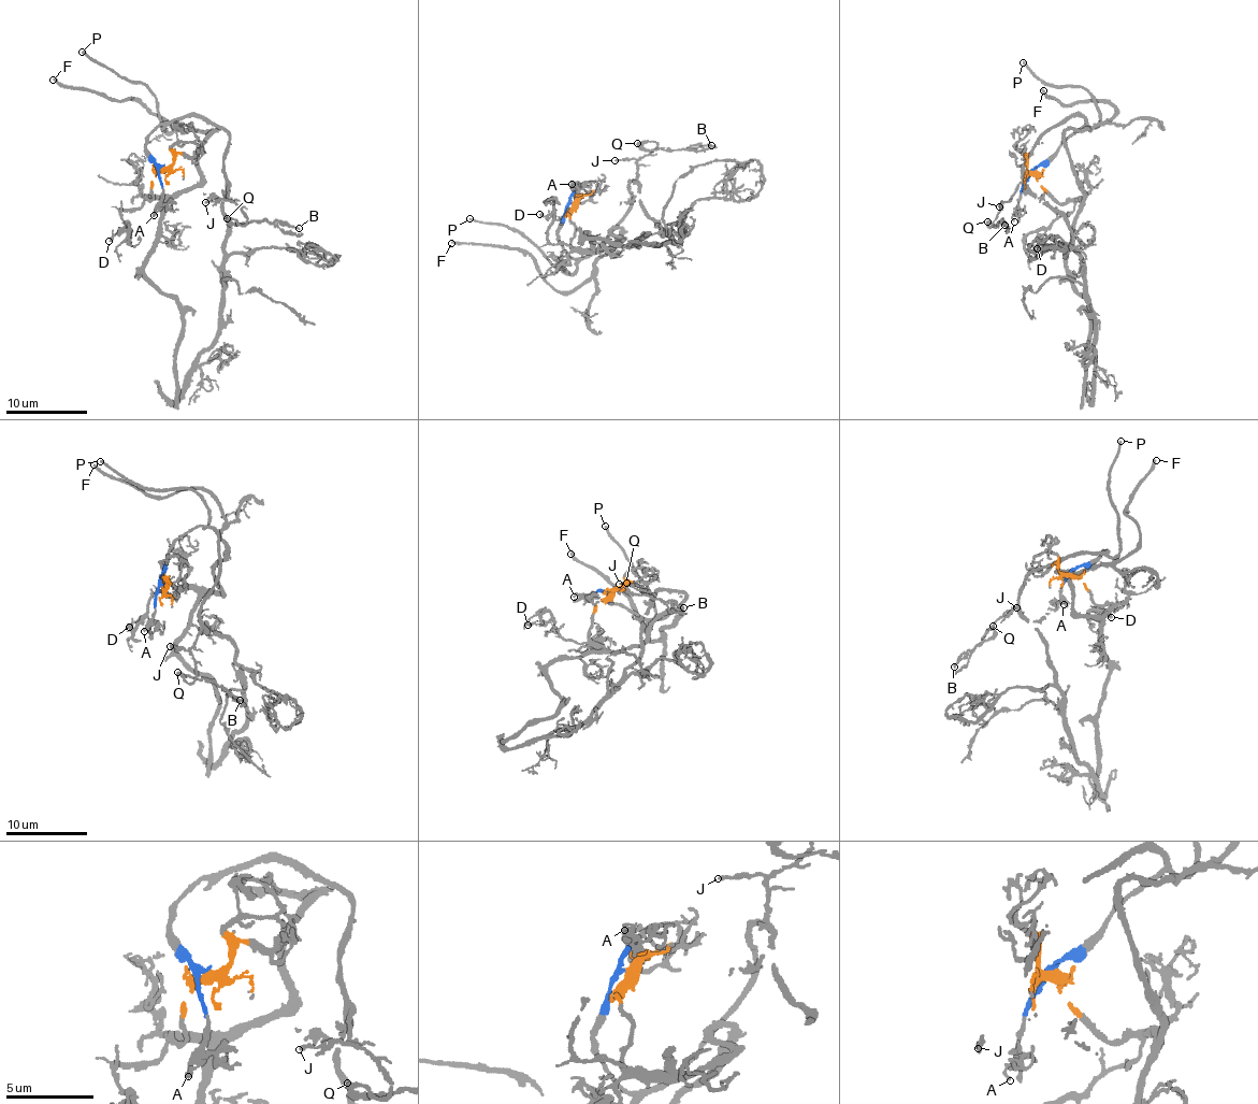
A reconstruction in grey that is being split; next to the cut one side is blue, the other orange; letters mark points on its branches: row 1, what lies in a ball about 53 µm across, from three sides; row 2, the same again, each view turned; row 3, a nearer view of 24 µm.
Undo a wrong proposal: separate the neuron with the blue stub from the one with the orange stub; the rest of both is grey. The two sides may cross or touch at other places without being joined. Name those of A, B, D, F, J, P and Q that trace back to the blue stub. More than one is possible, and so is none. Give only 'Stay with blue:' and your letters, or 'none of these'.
Stay with blue: A, B, J, P, Q

